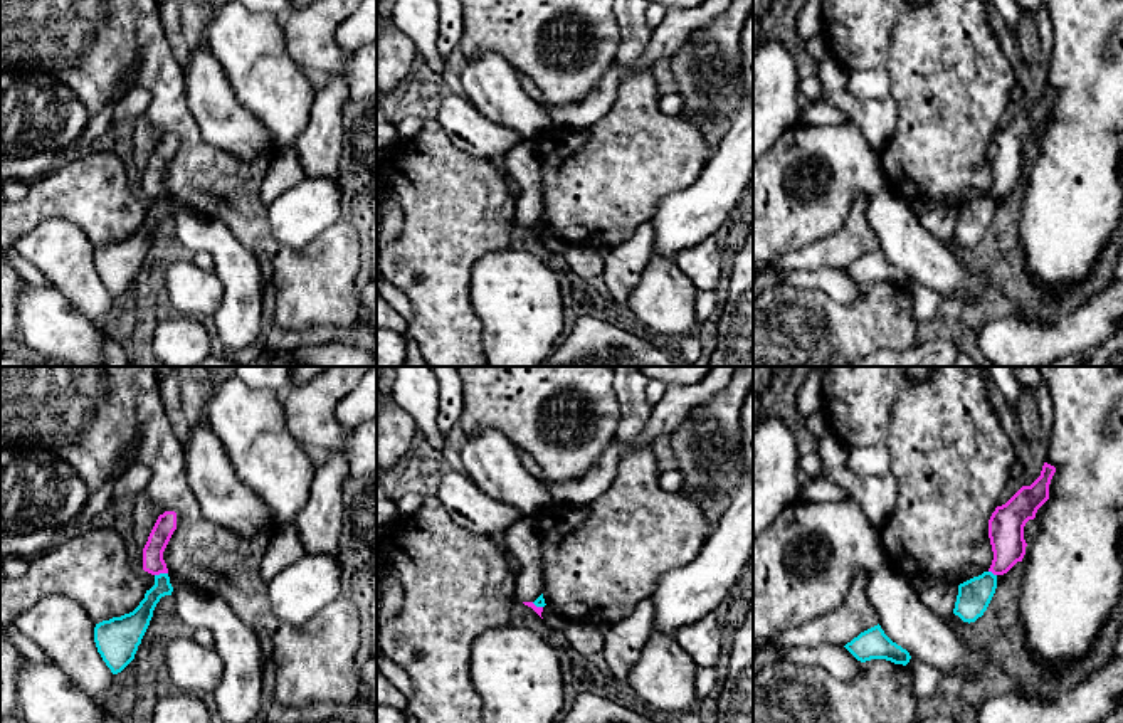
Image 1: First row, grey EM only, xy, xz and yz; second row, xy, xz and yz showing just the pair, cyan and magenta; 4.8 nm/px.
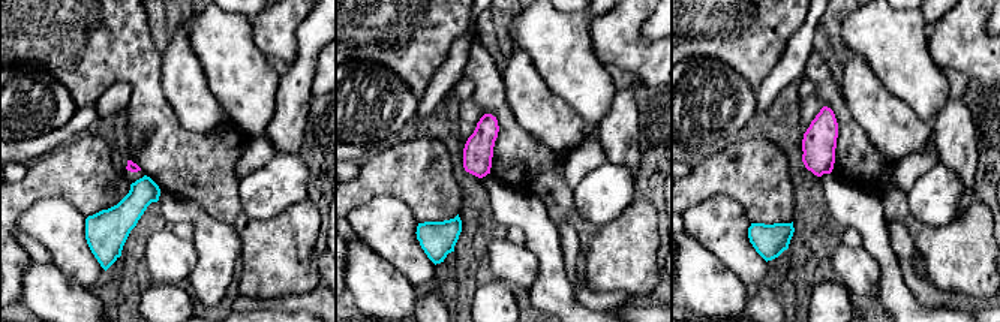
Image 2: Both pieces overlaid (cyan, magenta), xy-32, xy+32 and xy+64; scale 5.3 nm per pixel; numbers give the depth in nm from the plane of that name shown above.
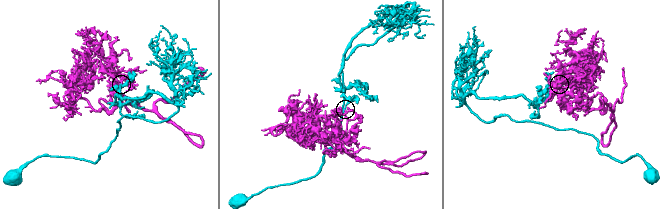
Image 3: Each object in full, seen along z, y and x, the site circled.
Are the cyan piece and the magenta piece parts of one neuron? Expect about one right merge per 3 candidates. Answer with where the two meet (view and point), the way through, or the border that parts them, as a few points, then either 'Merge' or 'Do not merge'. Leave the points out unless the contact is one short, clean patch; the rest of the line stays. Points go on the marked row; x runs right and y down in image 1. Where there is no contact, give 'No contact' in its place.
Touches cyan at xy (160, 574). Boundary: xy (167, 572), (155, 575). Do not merge

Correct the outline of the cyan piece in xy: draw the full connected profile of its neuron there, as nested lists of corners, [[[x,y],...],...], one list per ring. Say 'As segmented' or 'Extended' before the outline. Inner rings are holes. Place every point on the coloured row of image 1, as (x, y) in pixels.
As segmented. [[[168,573],[155,575],[155,585],[133,612],[96,624],[94,642],[113,674],[121,673],[134,659],[156,604],[171,592]]]

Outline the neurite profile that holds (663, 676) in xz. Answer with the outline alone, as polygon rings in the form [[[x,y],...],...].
[[[651,632],[625,684],[657,711],[684,715],[698,711],[701,703],[696,671],[696,662],[674,636]]]

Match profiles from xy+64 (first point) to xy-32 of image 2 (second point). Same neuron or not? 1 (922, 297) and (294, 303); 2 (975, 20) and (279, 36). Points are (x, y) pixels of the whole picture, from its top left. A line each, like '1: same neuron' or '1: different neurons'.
1: same neuron
2: same neuron

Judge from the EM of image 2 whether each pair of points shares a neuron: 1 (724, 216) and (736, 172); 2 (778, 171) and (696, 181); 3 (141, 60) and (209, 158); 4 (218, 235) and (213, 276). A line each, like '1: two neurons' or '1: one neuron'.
1: two neurons
2: one neuron
3: one neuron
4: one neuron

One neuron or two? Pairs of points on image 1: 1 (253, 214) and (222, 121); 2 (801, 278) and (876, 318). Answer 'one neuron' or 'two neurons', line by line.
1: two neurons
2: two neurons

